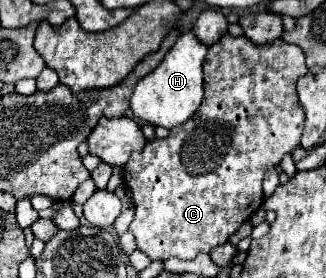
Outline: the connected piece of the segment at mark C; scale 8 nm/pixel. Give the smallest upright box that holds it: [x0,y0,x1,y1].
[124,34,308,262]

